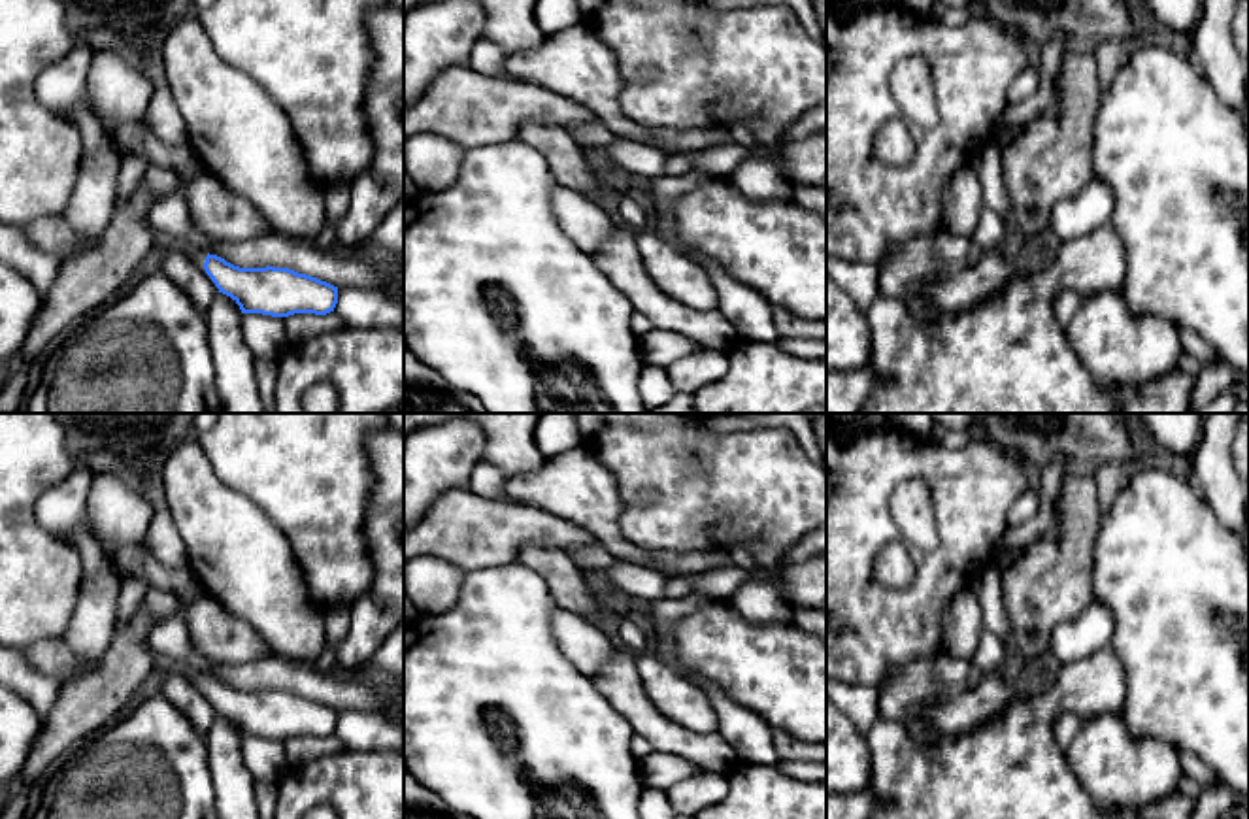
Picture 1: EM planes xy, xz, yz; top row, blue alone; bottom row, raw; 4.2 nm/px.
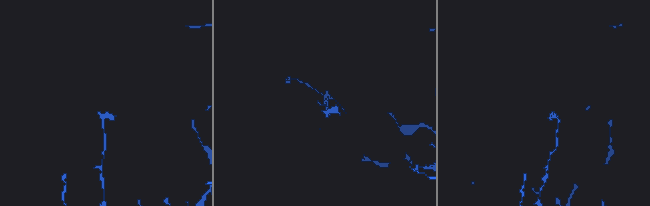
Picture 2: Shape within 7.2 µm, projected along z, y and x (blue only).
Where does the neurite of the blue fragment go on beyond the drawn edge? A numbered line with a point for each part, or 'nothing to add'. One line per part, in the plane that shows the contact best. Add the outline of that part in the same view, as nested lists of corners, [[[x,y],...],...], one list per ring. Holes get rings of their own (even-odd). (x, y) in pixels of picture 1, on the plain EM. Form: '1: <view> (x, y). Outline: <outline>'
1: xy (172, 667). Outline: [[[151,651],[151,657],[153,657],[155,670],[162,670],[170,676],[183,676],[198,687],[206,685],[208,676],[194,670],[189,662],[177,660],[177,659],[168,659],[168,657],[158,655],[155,651]]]

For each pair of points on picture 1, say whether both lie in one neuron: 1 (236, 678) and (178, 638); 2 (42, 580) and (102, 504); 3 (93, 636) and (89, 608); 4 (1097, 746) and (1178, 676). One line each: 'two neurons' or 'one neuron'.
1: two neurons
2: two neurons
3: one neuron
4: two neurons

